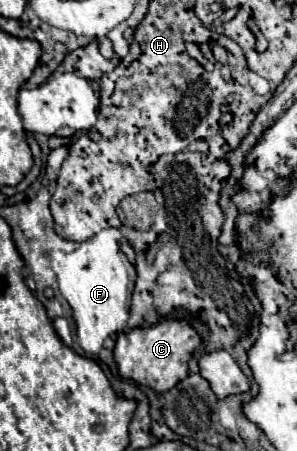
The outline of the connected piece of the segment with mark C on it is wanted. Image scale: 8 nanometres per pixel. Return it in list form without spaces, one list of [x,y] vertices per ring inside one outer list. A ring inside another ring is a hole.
[[[168,316],[156,326],[134,328],[128,334],[120,334],[114,348],[114,360],[122,378],[150,386],[156,392],[166,392],[188,376],[188,360],[200,344],[198,332],[186,320]]]

